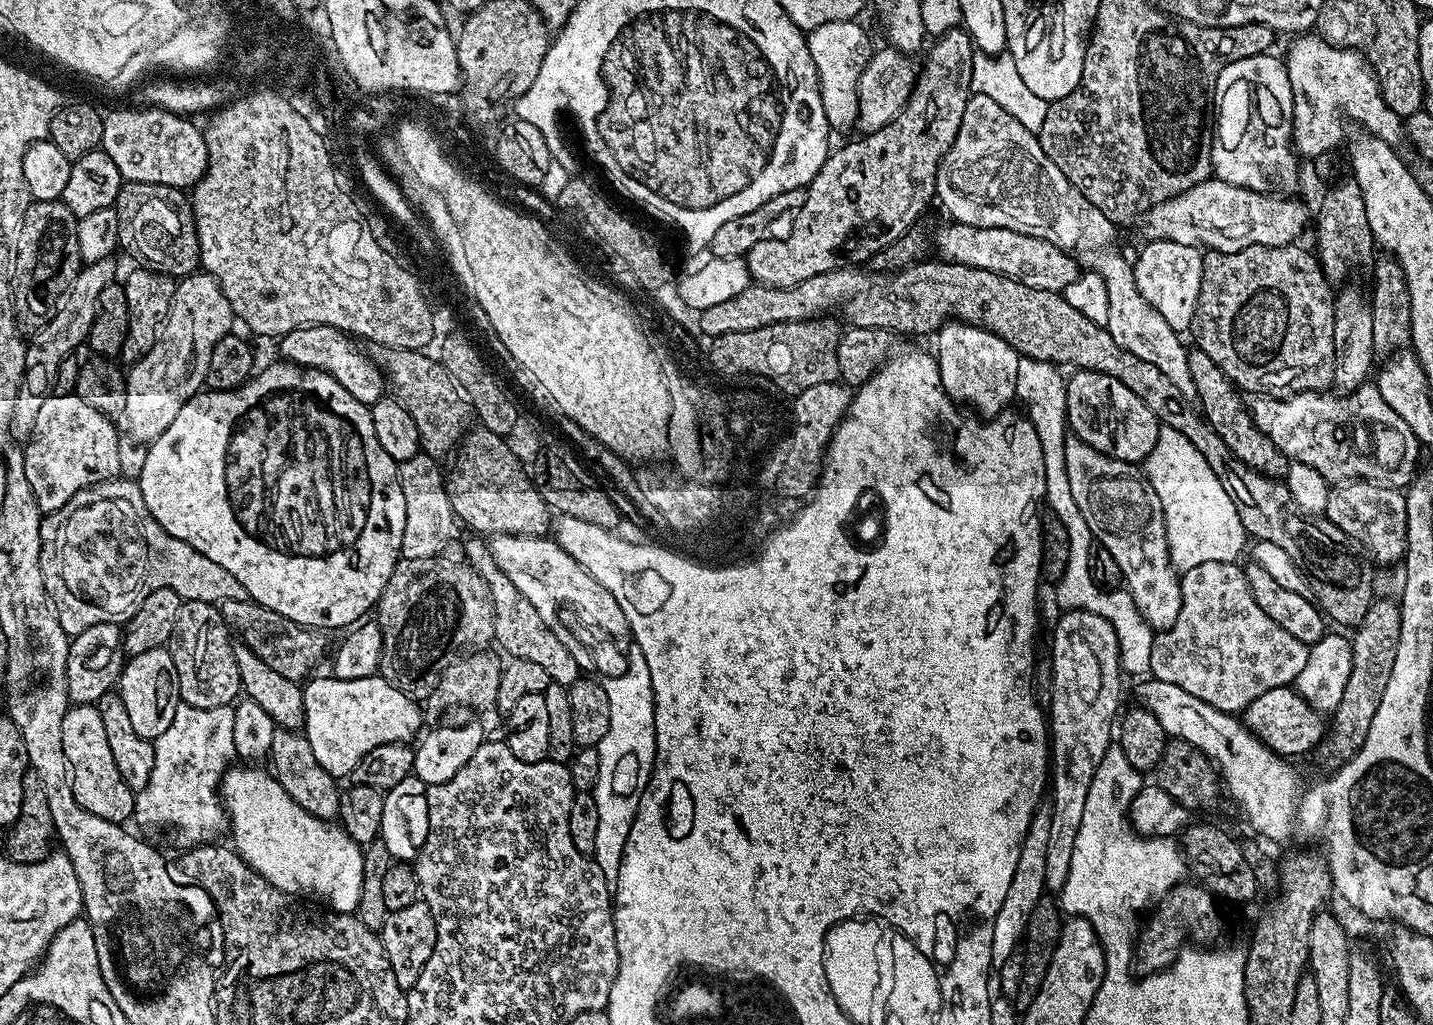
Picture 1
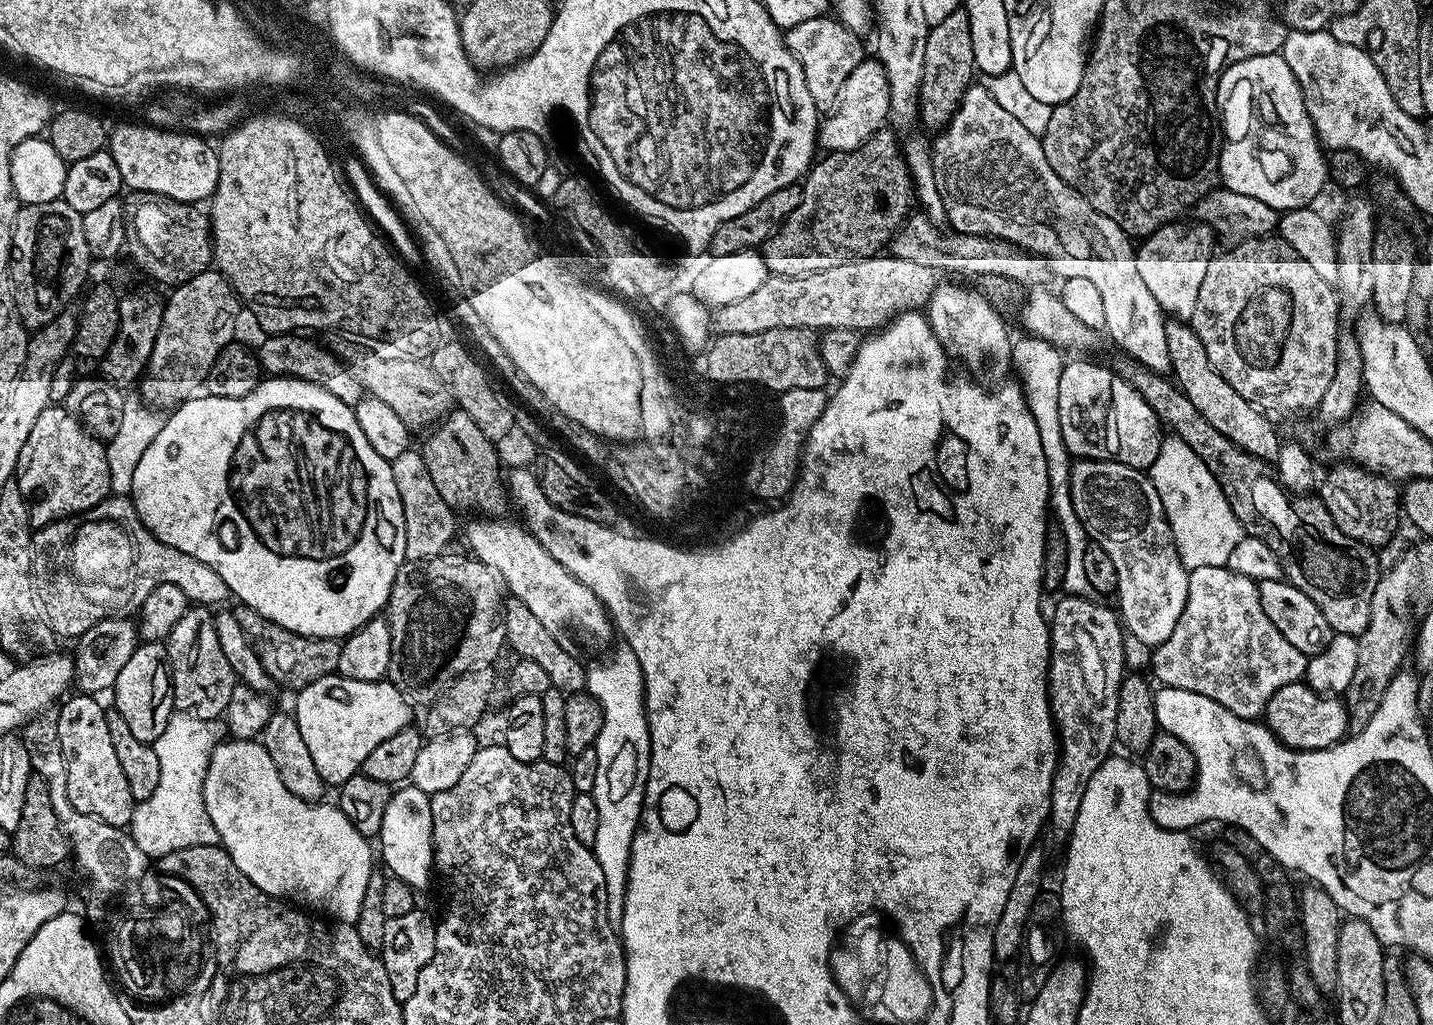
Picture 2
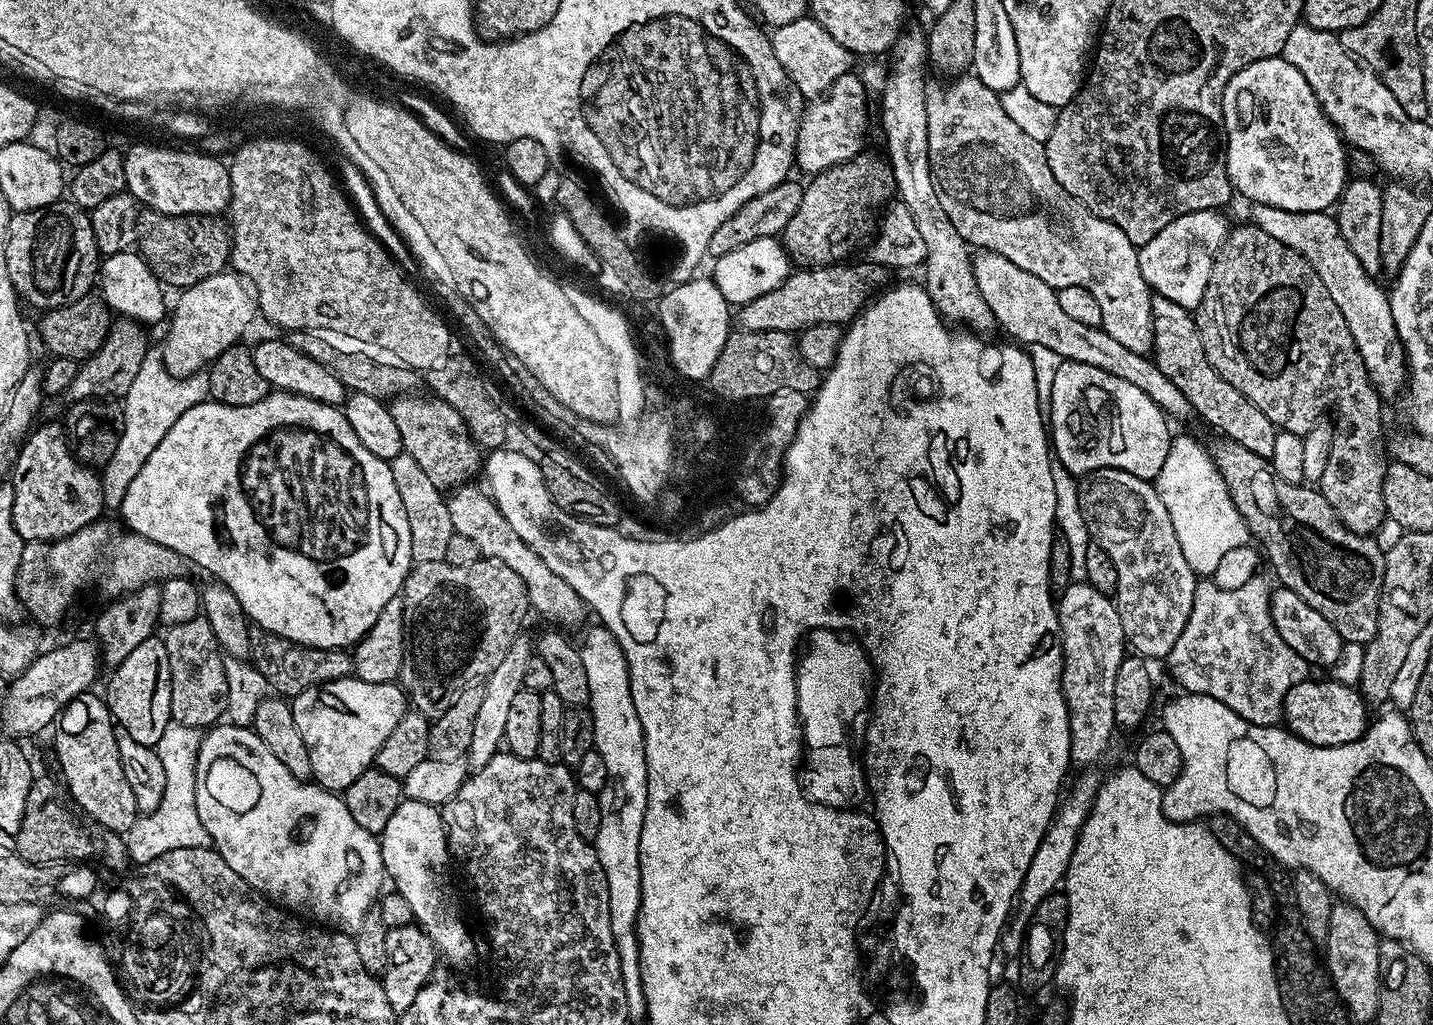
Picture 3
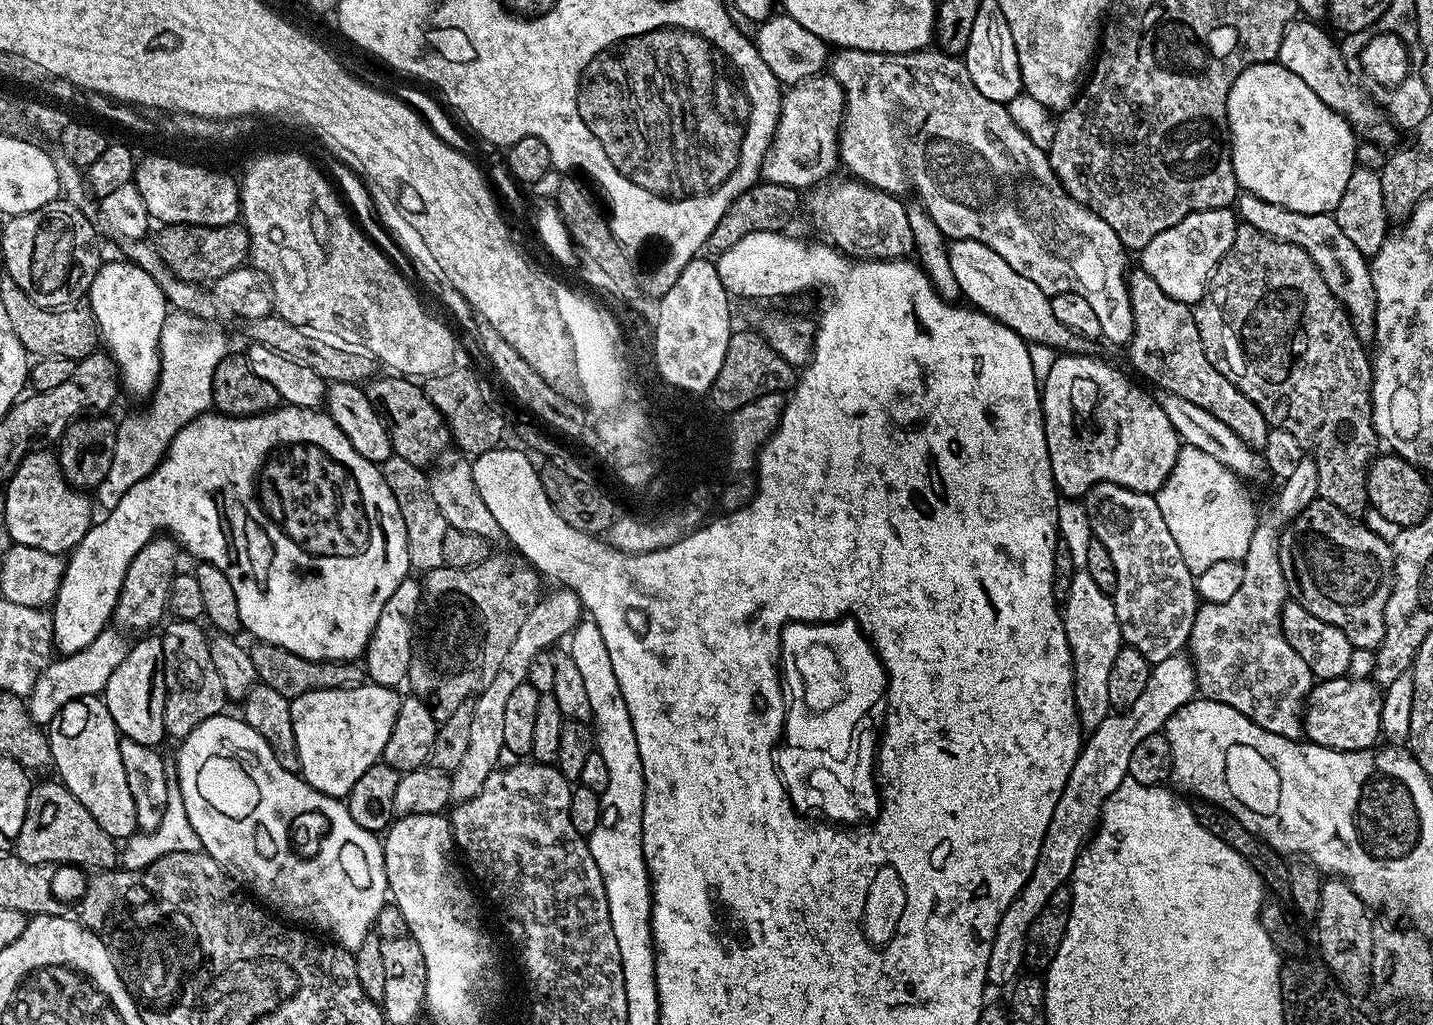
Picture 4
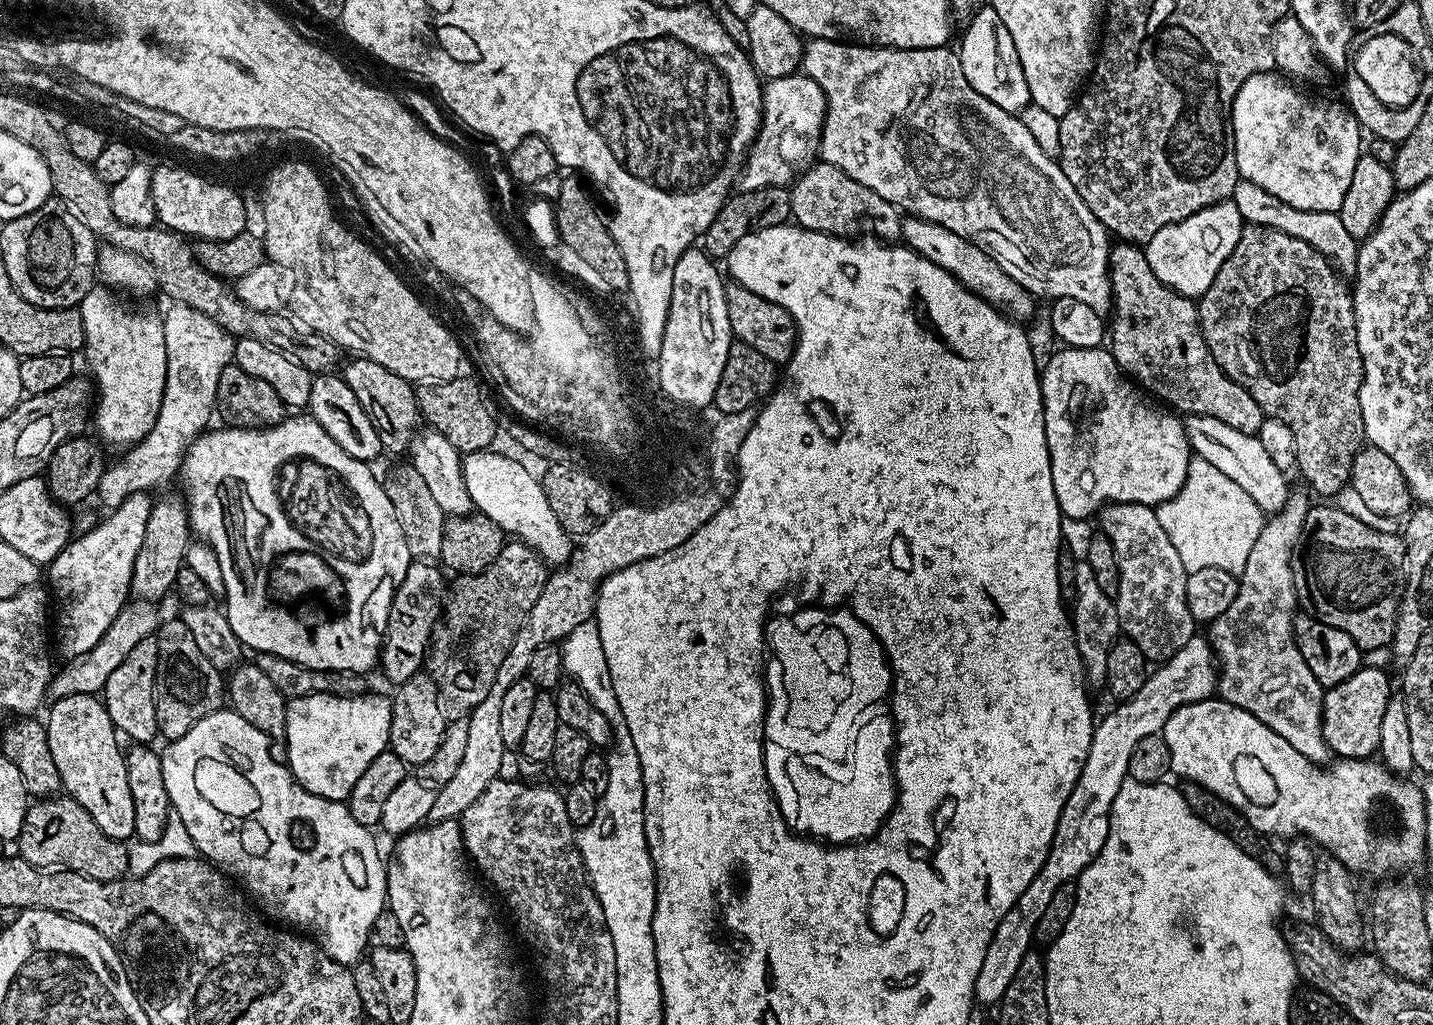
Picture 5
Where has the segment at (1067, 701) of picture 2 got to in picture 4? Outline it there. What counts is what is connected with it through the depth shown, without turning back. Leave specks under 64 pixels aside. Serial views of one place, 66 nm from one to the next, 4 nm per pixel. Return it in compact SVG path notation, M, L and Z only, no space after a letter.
M1083 570L1077 571L1070 582L1070 594L1063 601L1062 615L1068 645L1072 651L1072 685L1074 686L1074 702L1078 710L1080 727L1084 730L1093 730L1104 721L1113 711L1110 702L1110 670L1114 667L1114 658L1118 658L1118 650L1122 646L1118 615L1115 614L1113 597L1090 578L1090 574Z

